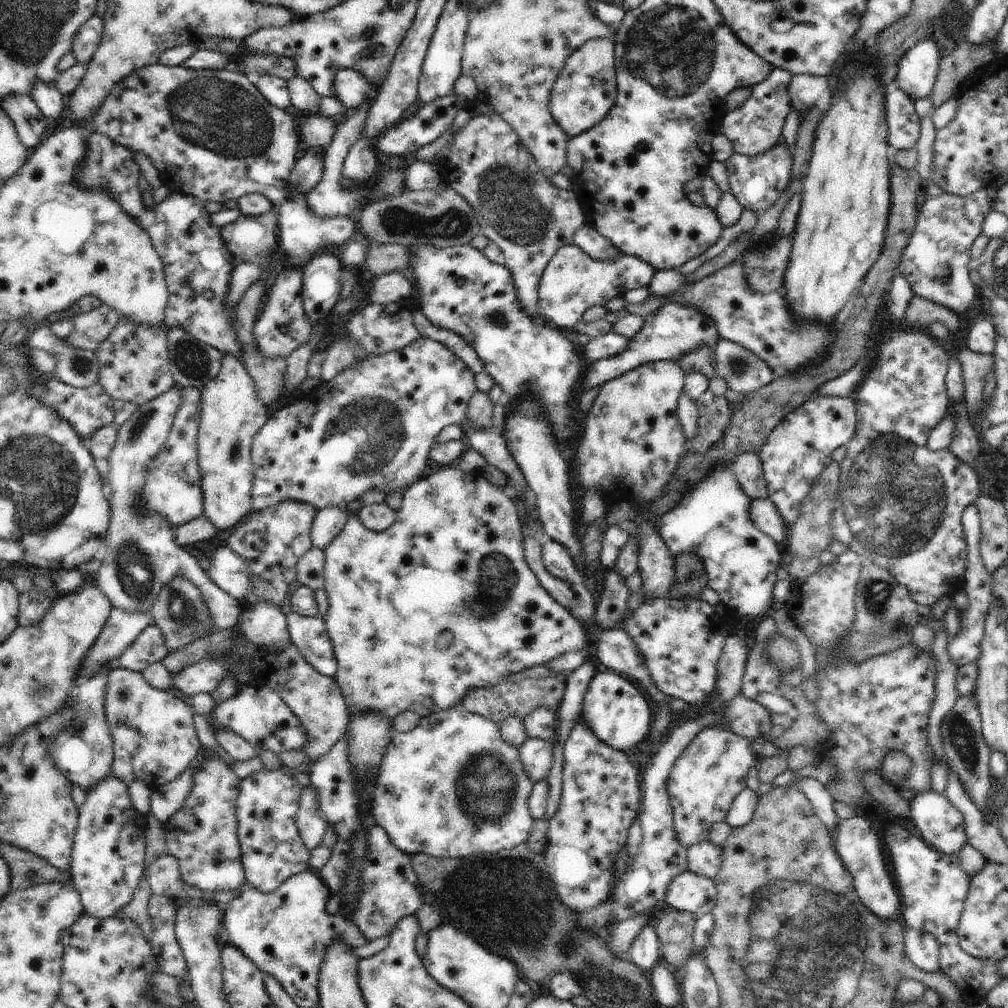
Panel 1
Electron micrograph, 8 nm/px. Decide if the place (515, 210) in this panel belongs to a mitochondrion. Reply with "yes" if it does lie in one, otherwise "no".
yes

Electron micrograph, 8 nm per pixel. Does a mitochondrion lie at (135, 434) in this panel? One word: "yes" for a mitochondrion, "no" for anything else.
yes

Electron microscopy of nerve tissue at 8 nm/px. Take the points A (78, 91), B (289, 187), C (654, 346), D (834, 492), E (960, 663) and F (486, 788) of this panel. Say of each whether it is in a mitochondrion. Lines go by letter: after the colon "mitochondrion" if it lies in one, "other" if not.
A: other
B: other
C: other
D: mitochondrion
E: other
F: mitochondrion

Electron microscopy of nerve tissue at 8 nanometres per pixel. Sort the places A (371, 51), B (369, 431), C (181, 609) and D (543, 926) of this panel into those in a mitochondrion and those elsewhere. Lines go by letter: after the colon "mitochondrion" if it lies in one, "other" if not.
A: other
B: mitochondrion
C: mitochondrion
D: mitochondrion

